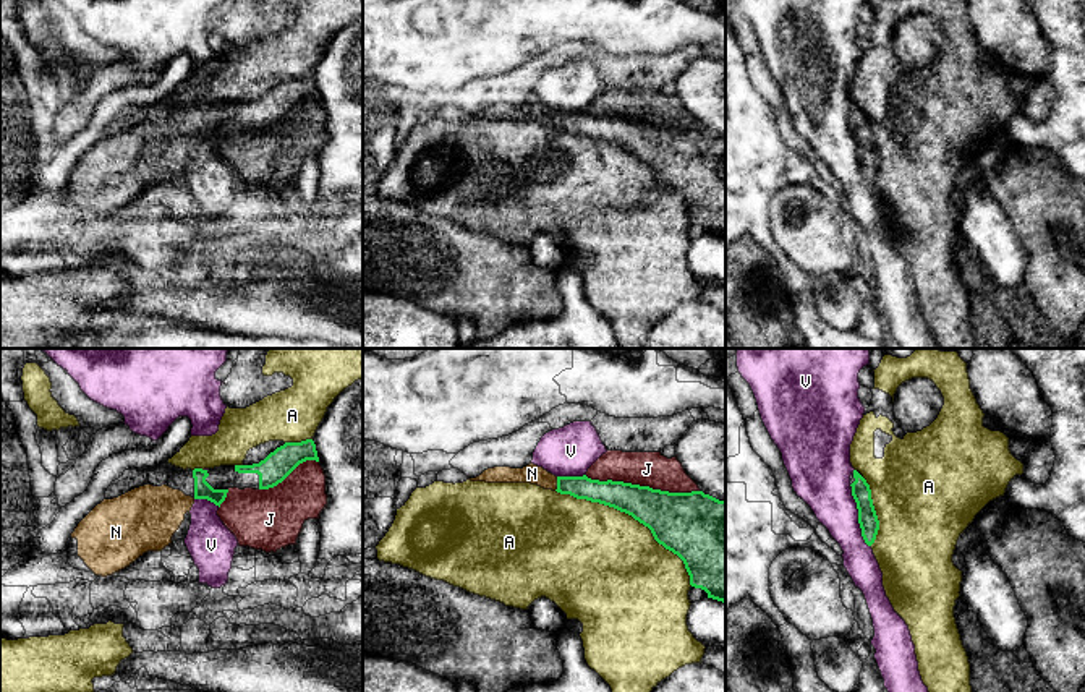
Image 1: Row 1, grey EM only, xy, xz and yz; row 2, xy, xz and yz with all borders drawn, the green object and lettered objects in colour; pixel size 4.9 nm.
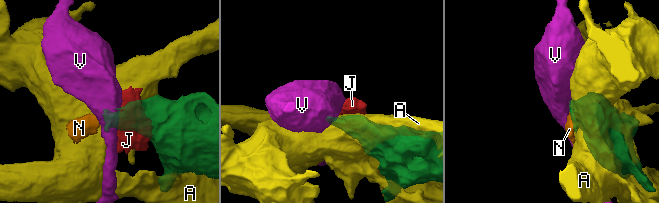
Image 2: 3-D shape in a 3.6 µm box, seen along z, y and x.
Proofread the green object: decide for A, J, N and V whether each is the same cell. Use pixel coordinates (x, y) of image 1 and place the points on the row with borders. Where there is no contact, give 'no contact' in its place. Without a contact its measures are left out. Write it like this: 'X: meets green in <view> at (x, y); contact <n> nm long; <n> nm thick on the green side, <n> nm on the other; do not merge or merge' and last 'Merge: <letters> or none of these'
A: meets green in xz at (633, 517); contact 850 nm long; 300 nm thick on the green side, 500 nm on the other; do not merge
J: meets green in xz at (642, 486); contact 550 nm long; 280 nm thick on the green side, 180 nm on the other; do not merge
N: meets green in xz at (557, 483); contact 70 nm long; 120 nm thick on the green side, 100 nm on the other; merge
V: meets green in yz at (859, 519); contact 300 nm long; 100 nm thick on the green side, 260 nm on the other; do not merge
Merge: N

